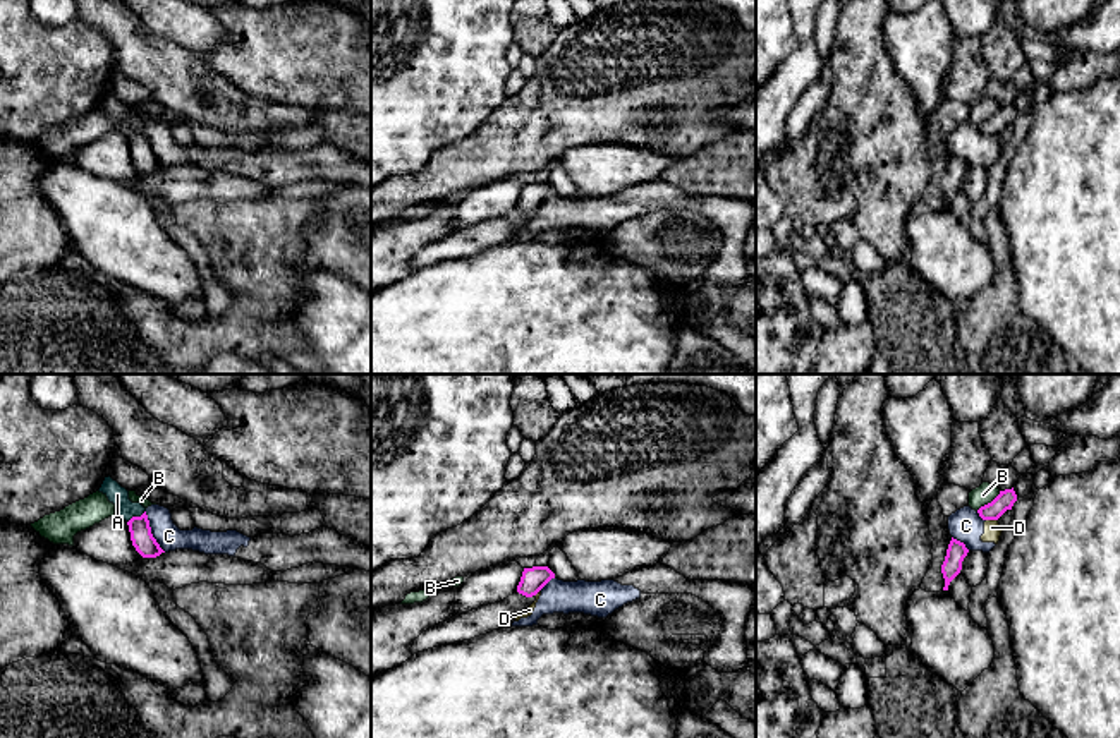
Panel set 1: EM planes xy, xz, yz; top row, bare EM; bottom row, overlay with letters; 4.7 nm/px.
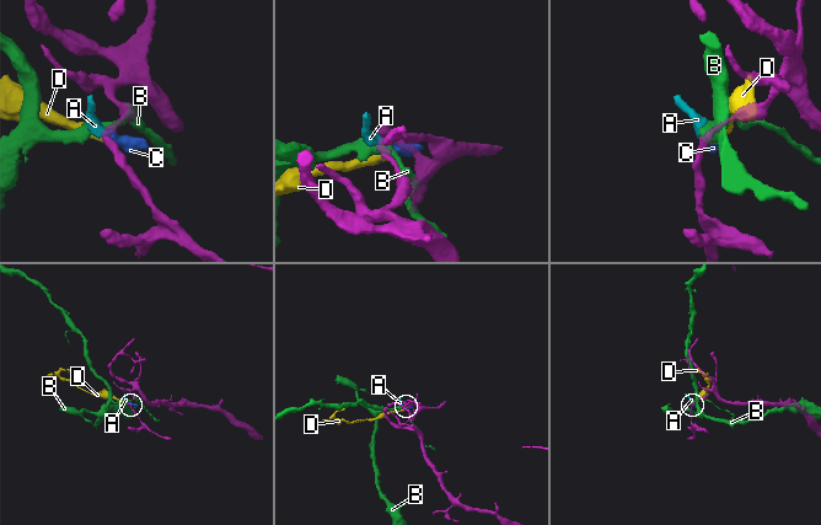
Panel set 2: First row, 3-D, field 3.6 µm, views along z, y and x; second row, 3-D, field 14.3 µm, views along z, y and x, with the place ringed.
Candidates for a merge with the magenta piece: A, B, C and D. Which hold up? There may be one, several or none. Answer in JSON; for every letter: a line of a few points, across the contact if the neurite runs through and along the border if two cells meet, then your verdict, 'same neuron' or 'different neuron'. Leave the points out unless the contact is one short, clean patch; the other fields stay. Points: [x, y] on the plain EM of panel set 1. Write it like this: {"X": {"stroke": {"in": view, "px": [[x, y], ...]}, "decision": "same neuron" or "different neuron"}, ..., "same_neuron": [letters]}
{"A": {"stroke": {"in": "xy", "px": [[145, 126], [127, 138]]}, "decision": "different neuron"}, "B": {"decision": "different neuron"}, "C": {"stroke": {"in": "xy", "px": [[145, 127], [152, 151], [165, 167]]}, "decision": "different neuron"}, "D": {"stroke": {"in": "yz", "px": [[986, 134], [997, 136]]}, "decision": "different neuron"}, "same_neuron": []}

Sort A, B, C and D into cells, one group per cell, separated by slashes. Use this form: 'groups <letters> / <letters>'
groups A C D / B

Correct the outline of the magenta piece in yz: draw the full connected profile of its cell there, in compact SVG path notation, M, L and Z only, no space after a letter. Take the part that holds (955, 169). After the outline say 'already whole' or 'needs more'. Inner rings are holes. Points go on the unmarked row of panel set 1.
M952 153L945 177L941 180L941 189L945 194L943 206L948 206L950 197L960 189L962 177L967 172L967 168L969 165L965 163L965 160Z | already whole

